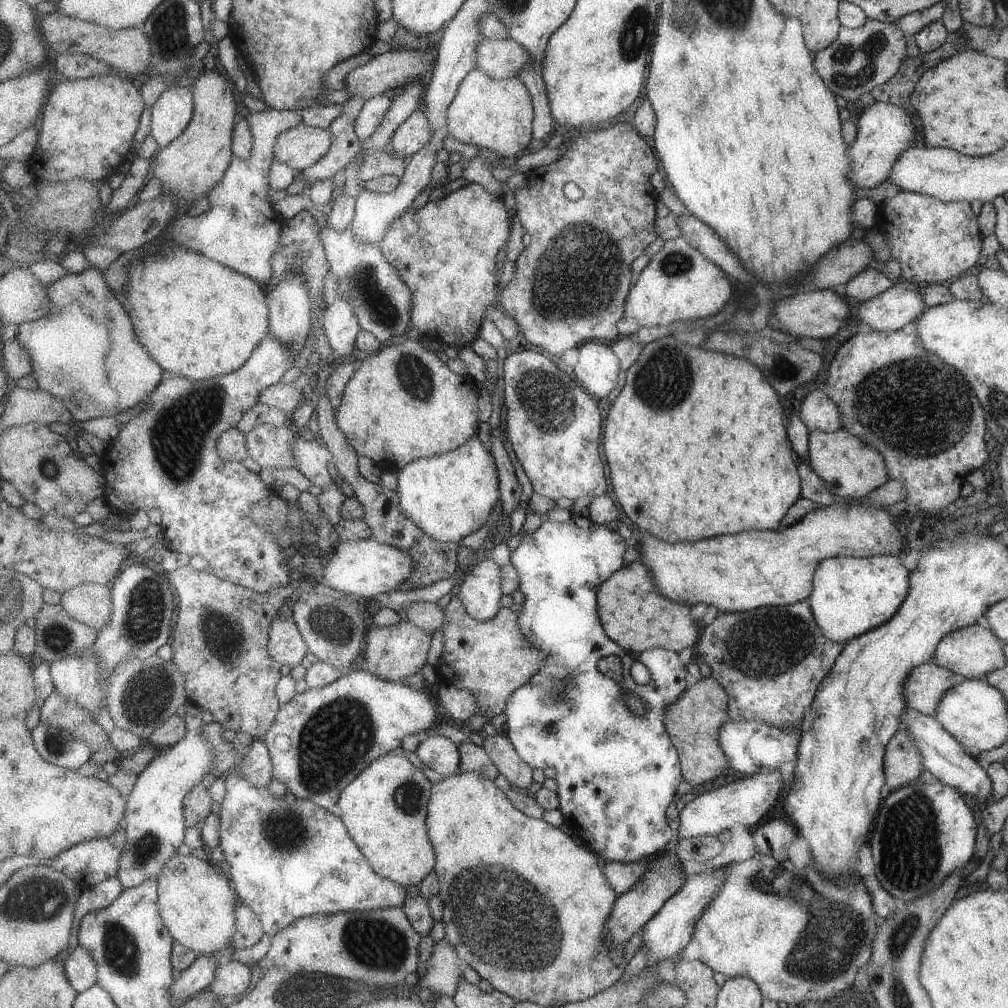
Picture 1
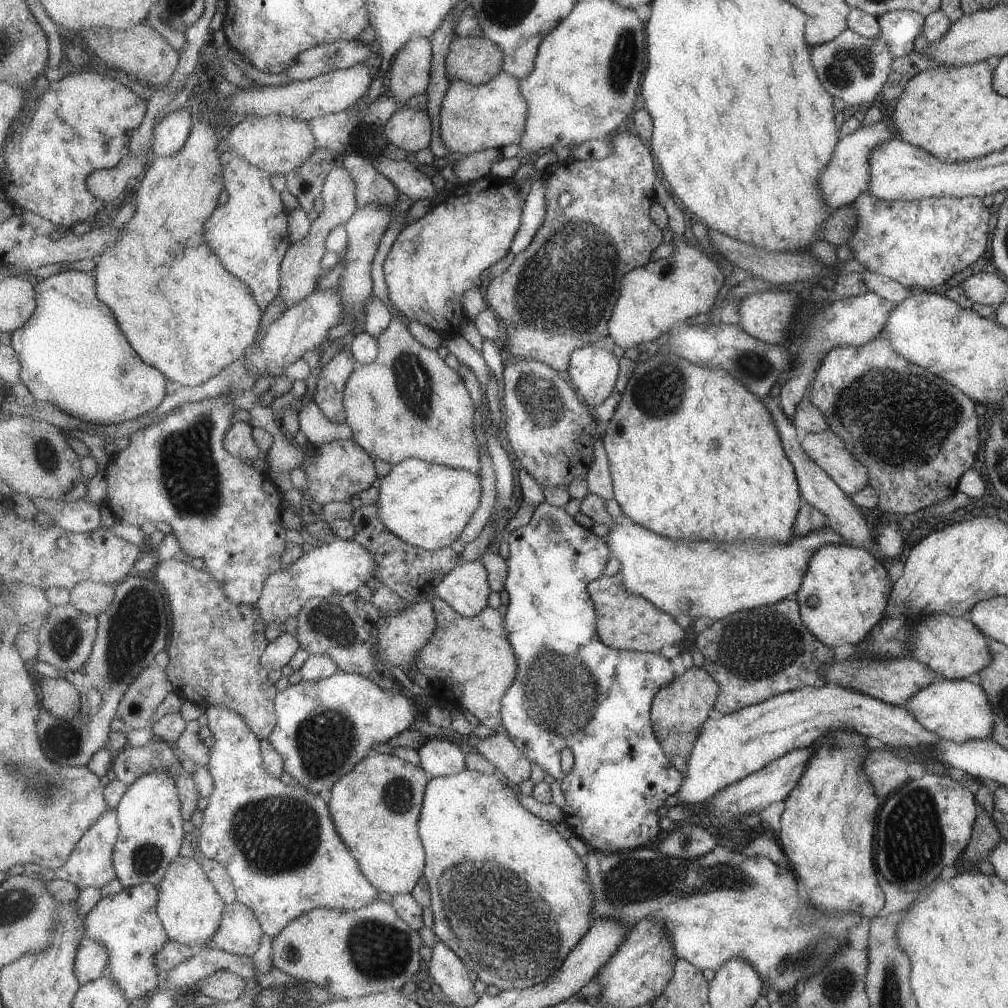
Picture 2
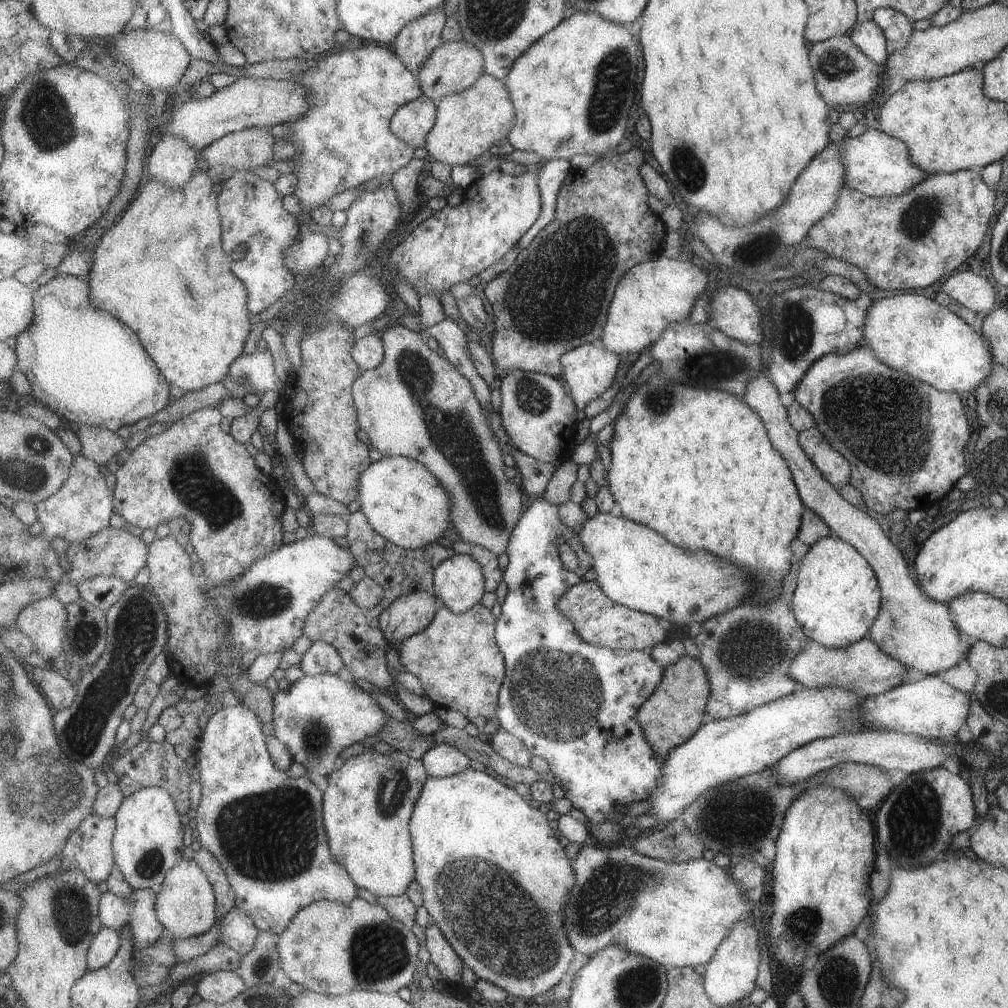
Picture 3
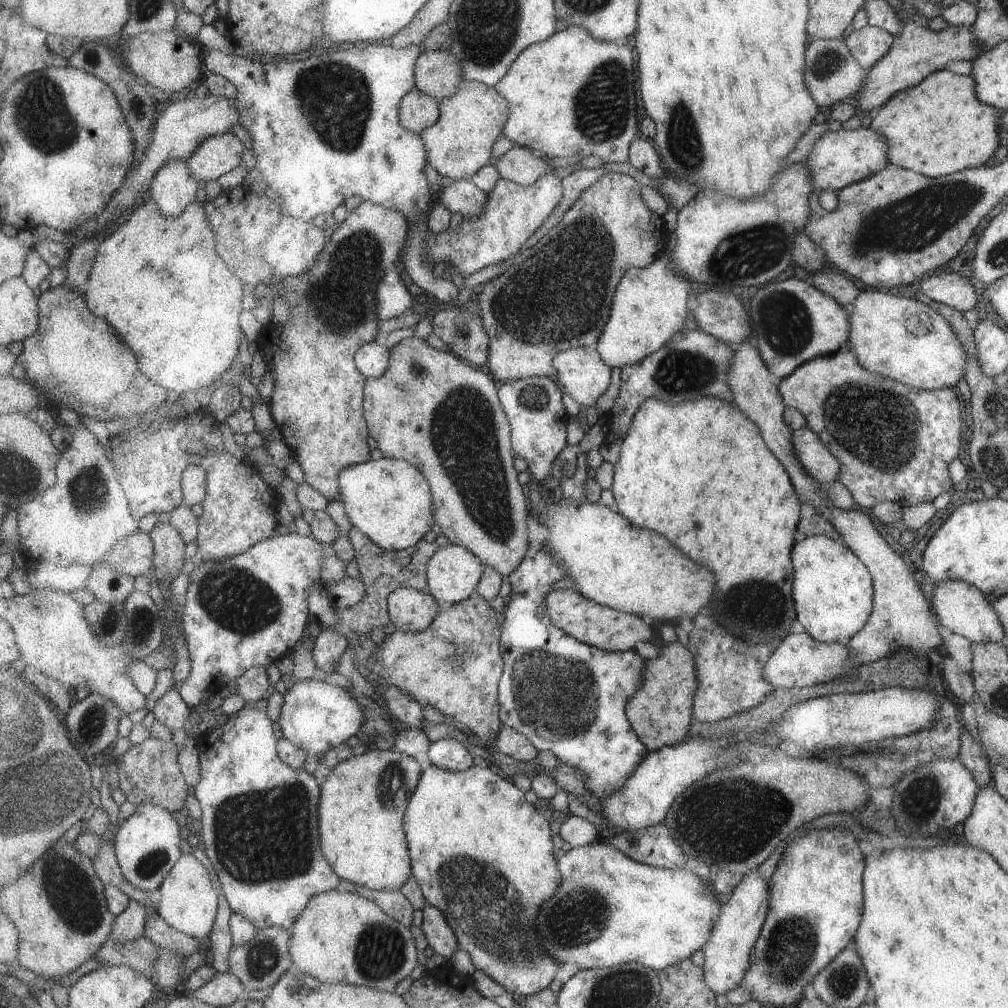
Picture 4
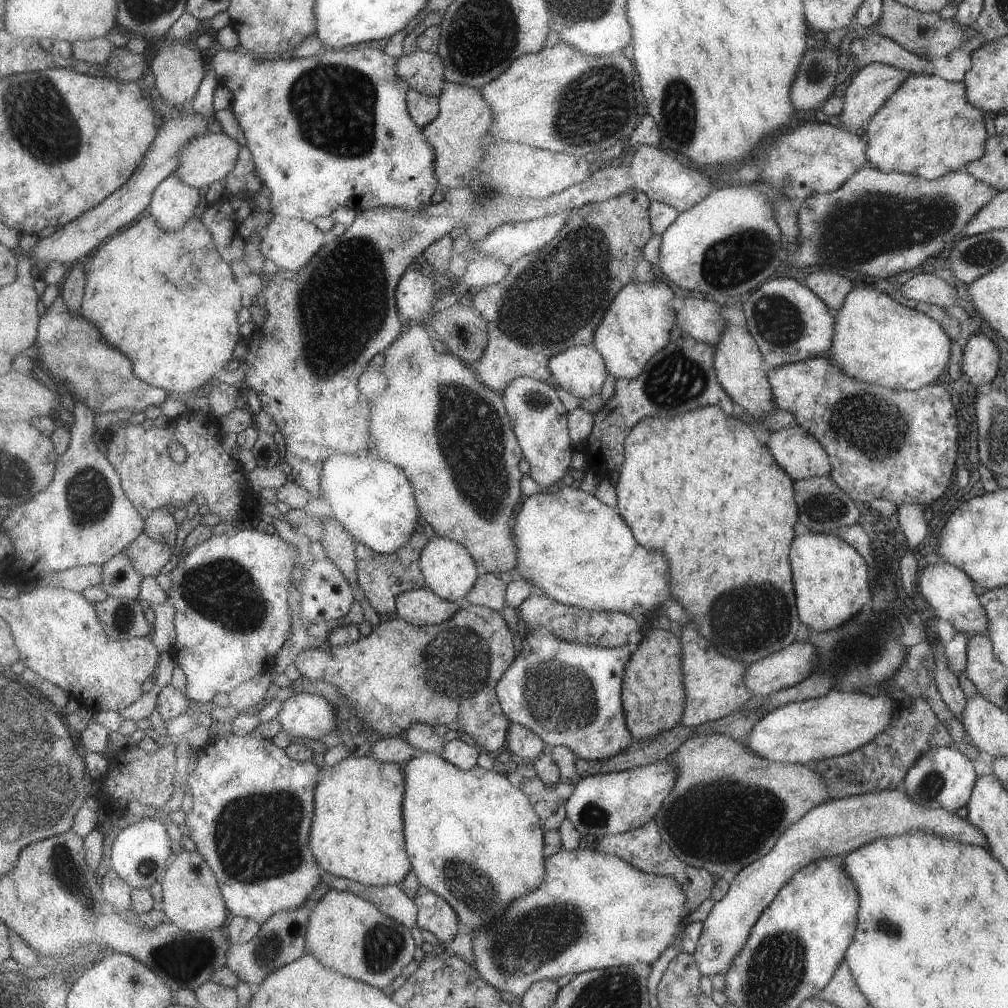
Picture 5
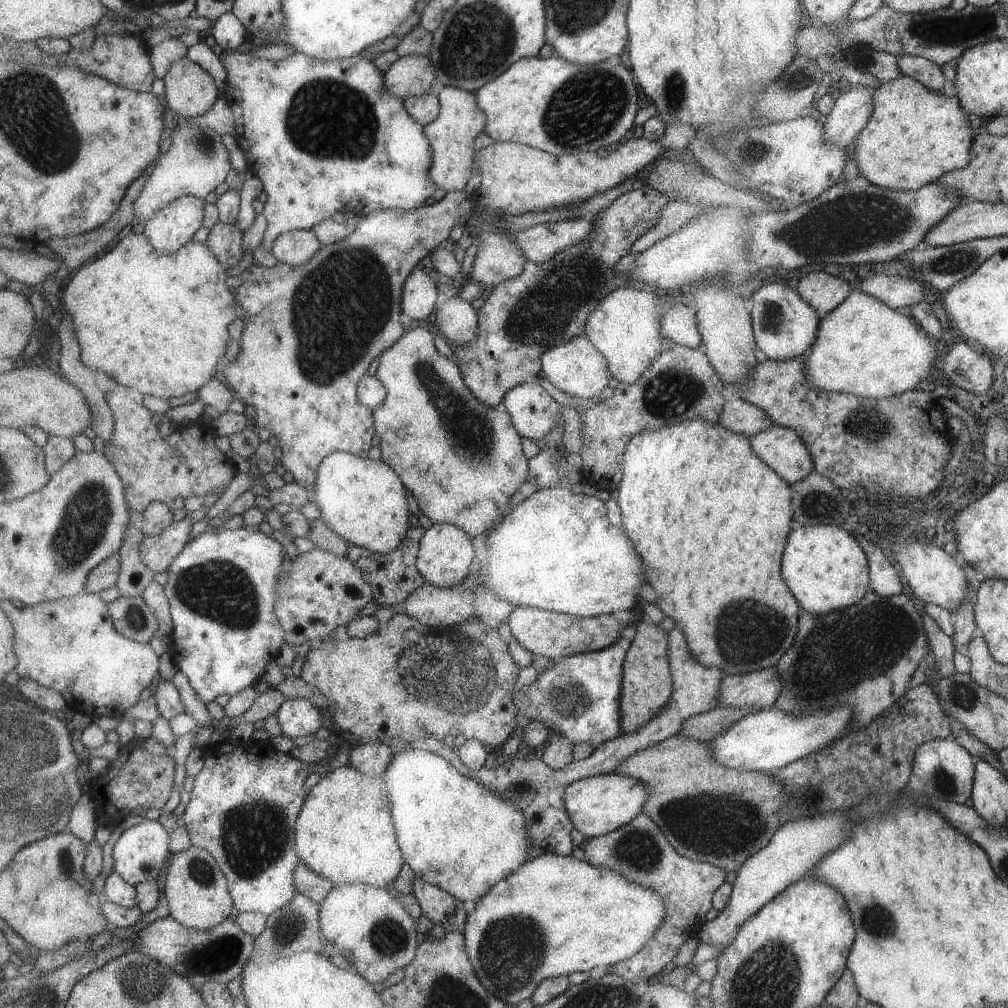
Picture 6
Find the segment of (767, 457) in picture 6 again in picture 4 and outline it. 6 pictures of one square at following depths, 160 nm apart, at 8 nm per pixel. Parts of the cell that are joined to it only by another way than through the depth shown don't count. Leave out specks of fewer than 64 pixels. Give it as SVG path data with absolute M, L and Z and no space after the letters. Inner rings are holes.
M809 428L792 431L792 451L801 468L817 483L834 482L840 474L840 462Z

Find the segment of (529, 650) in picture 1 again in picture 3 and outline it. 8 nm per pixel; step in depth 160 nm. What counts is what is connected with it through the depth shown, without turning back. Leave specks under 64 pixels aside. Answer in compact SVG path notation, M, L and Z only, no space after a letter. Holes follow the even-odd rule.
M480 603L463 613L454 612L451 608L440 605L437 617L429 628L398 645L405 671L421 681L425 696L439 708L456 710L463 714L488 739L493 738L501 730L498 708L500 691L506 676L505 656L496 638L497 622L498 619L493 616L493 612Z

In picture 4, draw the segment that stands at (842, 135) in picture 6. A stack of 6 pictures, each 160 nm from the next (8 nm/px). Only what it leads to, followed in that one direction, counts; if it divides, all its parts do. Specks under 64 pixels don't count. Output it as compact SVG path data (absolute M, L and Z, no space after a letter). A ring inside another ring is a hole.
M906 19L903 30L898 35L894 36L891 50L886 56L877 60L871 66L865 76L863 88L857 94L857 99L853 100L854 109L856 112L863 112L861 116L869 113L873 108L881 107L893 94L916 86L923 78L929 74L936 73L944 69L950 61L969 60L973 61L977 54L981 54L982 50L977 44L977 40L973 38L972 30L969 26L948 26L933 32L928 28L921 28L911 19Z

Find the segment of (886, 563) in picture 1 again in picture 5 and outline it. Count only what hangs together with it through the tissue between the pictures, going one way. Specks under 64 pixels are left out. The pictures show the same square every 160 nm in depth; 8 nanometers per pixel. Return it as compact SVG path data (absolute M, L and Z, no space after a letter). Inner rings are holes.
M831 533L796 536L788 554L796 586L797 612L813 631L837 629L849 621L869 600L869 572L865 558L849 543Z

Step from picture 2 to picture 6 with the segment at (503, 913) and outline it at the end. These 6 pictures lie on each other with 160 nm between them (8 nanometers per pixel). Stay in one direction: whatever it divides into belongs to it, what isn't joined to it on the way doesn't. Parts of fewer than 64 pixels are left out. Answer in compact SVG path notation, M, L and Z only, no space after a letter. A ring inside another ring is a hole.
M405 749L395 754L383 776L390 813L406 863L413 867L417 877L440 886L462 902L466 911L474 911L475 904L496 884L509 878L521 865L531 860L529 846L533 846L530 844L528 822L516 804L485 786L479 779L464 775L445 757L421 749Z

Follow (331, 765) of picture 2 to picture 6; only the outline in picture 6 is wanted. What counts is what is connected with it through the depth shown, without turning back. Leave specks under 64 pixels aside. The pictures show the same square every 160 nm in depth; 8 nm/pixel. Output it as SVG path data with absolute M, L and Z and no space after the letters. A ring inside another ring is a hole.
M307 698L287 699L277 710L277 718L281 721L283 734L292 739L308 734L323 735L323 716L326 710L315 707Z

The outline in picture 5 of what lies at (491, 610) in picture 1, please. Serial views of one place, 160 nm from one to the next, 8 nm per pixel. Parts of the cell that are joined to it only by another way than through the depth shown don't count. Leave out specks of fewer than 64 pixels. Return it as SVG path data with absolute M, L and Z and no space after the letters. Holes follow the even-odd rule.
M437 534L423 549L420 565L424 572L426 587L452 603L462 602L467 594L473 590L477 578L482 573L473 560L471 551L467 550L465 545Z

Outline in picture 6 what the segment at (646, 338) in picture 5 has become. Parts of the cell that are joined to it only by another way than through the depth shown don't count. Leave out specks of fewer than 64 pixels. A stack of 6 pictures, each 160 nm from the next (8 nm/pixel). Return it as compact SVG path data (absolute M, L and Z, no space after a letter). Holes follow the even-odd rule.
M621 287L592 312L586 335L607 356L613 384L637 382L662 352L664 336L661 334L662 312L659 306L657 294L632 287Z

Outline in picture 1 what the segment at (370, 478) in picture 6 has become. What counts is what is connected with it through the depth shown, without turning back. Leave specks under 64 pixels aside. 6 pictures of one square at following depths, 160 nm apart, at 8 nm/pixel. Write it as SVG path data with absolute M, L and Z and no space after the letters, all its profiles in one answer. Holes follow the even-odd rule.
M477 435L453 452L418 459L396 470L396 474L401 512L423 534L437 542L457 543L481 530L501 499L494 455Z

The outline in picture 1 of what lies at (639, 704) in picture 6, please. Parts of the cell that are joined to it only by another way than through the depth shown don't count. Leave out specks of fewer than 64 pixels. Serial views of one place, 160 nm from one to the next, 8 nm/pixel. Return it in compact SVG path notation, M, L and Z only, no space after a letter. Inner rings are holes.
M703 677L689 688L675 704L667 706L665 724L676 747L687 783L705 784L714 780L727 766L721 747L717 746L717 730L728 720L728 698L724 688L712 677Z

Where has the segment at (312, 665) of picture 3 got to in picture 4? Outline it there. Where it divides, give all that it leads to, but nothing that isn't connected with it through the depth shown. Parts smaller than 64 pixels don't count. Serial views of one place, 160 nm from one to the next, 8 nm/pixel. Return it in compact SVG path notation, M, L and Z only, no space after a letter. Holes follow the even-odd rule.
M323 627L315 643L315 662L319 666L320 673L335 673L335 664L339 664L347 646L349 646L349 638L345 634L330 627Z

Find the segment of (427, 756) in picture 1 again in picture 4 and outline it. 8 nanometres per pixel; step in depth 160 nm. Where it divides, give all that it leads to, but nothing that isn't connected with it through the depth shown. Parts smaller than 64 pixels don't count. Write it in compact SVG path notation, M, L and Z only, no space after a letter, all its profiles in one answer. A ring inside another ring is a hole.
M442 739L429 748L428 758L435 766L453 771L465 771L472 768L473 757L461 742L454 739Z

